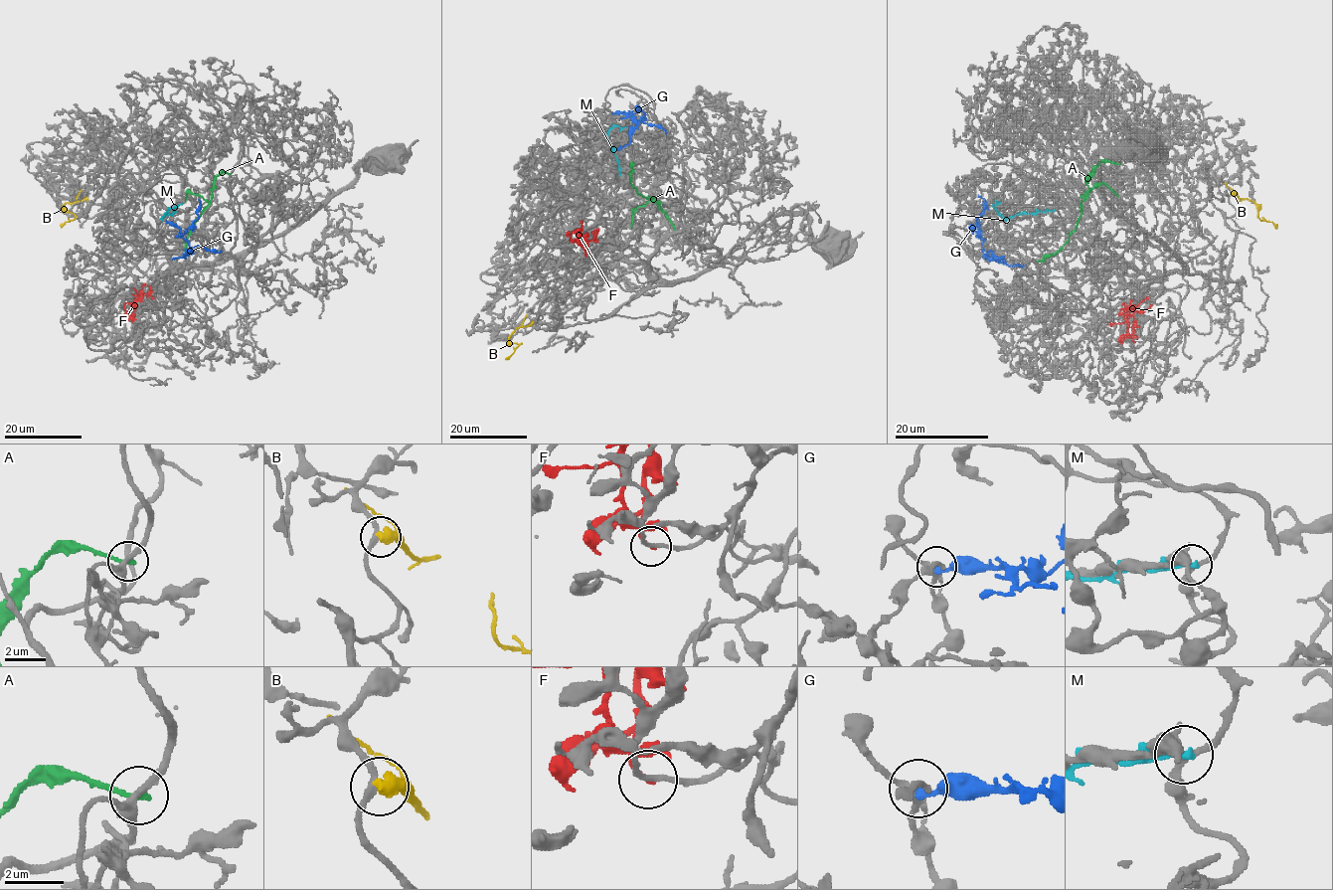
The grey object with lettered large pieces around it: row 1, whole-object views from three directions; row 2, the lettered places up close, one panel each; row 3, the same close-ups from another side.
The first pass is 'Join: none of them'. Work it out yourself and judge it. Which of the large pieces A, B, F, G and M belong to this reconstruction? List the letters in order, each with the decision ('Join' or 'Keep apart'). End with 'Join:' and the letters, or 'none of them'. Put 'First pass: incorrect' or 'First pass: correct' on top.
First pass: correct
A: Keep apart
B: Keep apart
F: Keep apart
G: Keep apart
M: Keep apart
Join: none of them

